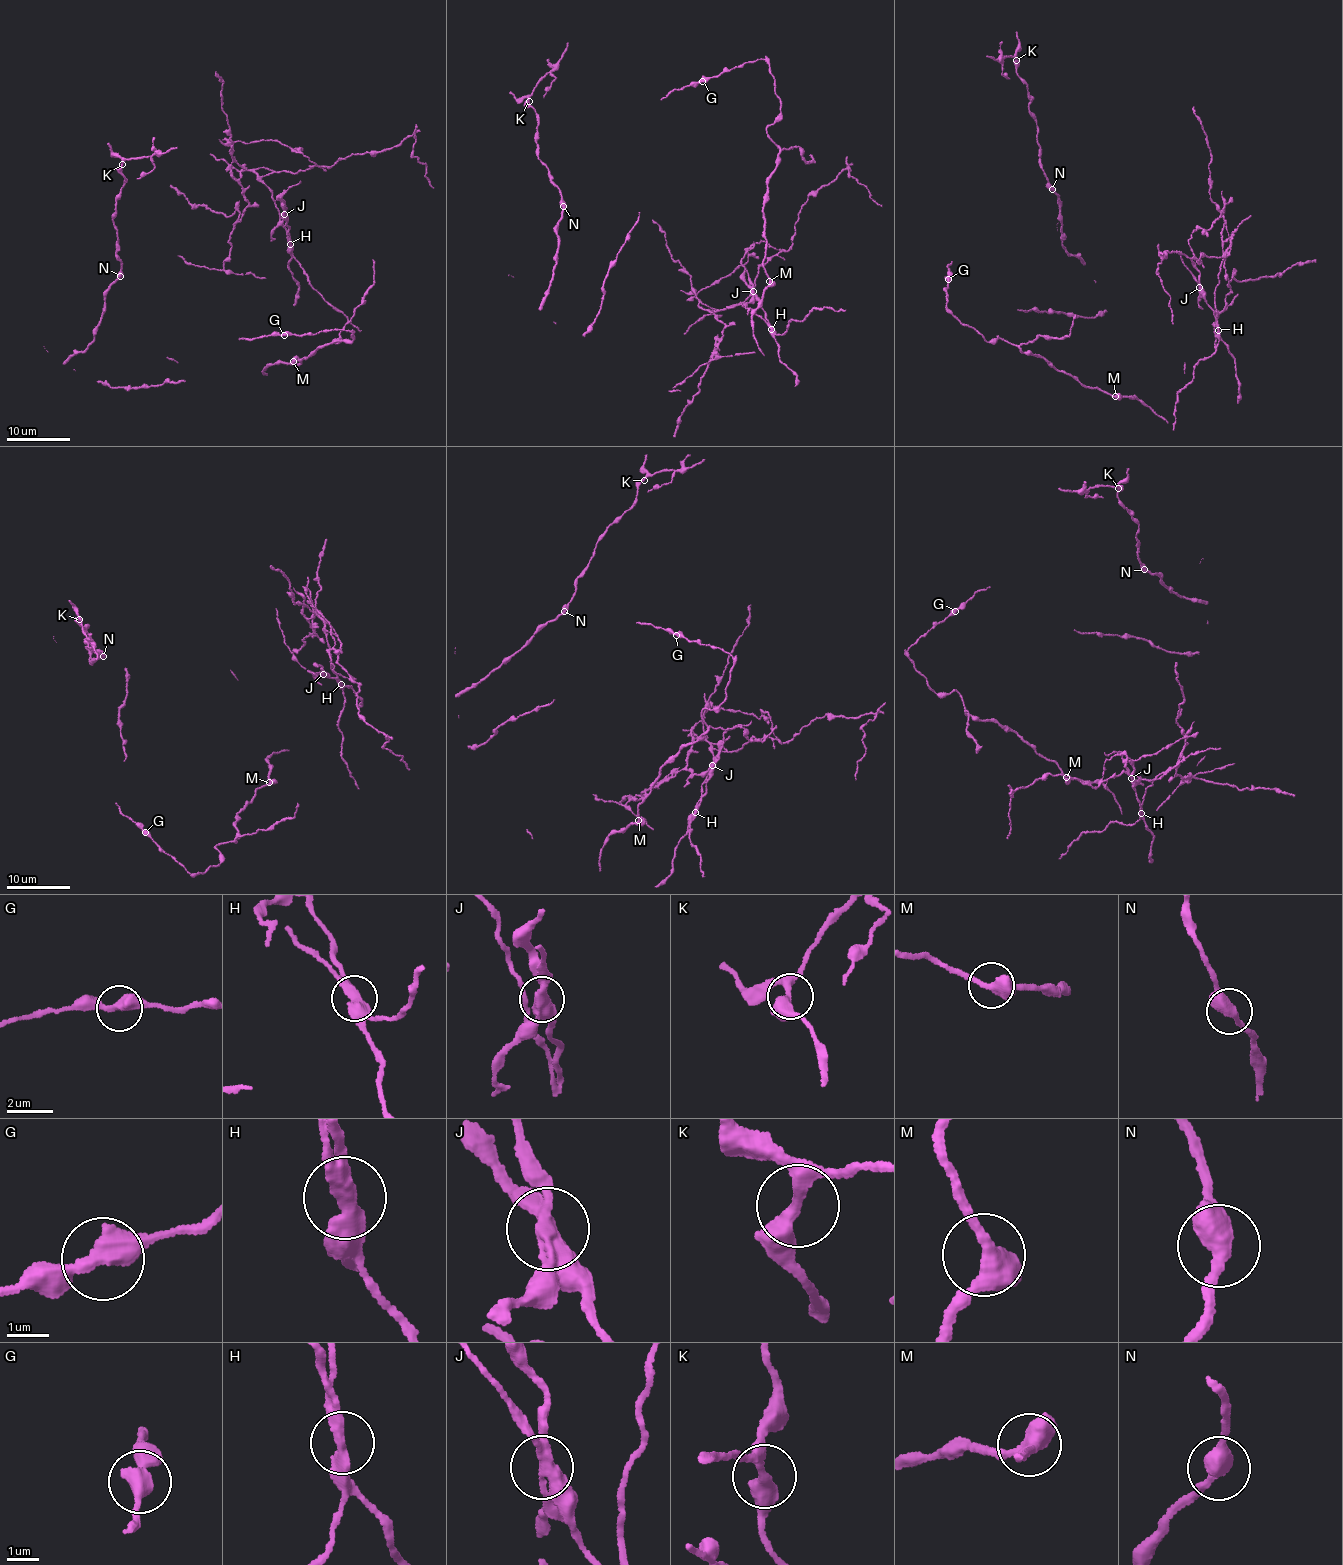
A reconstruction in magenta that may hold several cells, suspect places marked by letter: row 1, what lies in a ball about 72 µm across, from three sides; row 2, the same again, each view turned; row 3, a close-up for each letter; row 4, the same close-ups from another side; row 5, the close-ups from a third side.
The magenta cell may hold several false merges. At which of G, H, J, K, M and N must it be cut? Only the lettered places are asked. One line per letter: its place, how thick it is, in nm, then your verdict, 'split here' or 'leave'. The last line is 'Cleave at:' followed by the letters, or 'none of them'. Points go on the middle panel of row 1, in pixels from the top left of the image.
G: place (702, 81); calibre 440 nm; leave
H: place (771, 329); calibre 400 nm; split here
J: place (753, 291); calibre 440 nm; split here
K: place (529, 101); calibre 360 nm; leave
M: place (769, 281); calibre 480 nm; leave
N: place (563, 206); calibre 440 nm; leave
Cleave at: H, J

